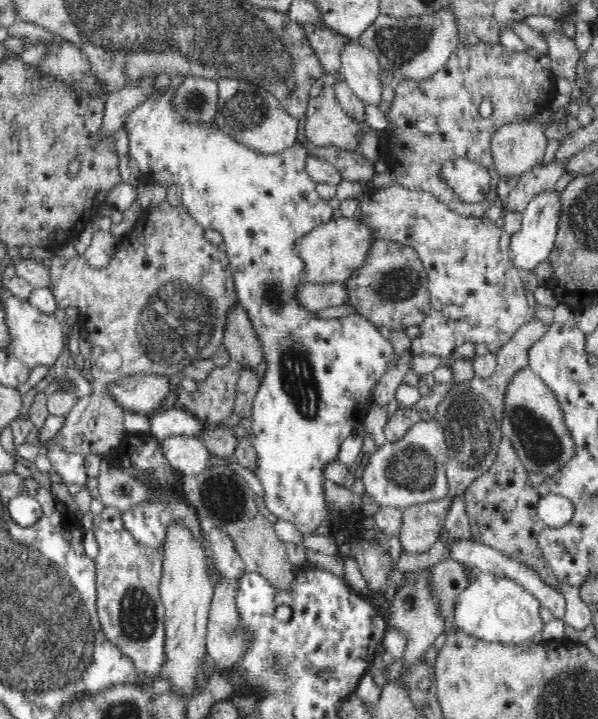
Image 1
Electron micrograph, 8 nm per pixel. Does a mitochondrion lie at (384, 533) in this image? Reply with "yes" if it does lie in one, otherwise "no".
no

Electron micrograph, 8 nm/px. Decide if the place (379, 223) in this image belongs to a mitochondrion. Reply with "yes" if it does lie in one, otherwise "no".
no

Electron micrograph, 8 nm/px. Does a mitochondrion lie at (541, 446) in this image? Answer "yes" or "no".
yes

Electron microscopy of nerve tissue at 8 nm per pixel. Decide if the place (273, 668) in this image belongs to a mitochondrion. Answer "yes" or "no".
yes

